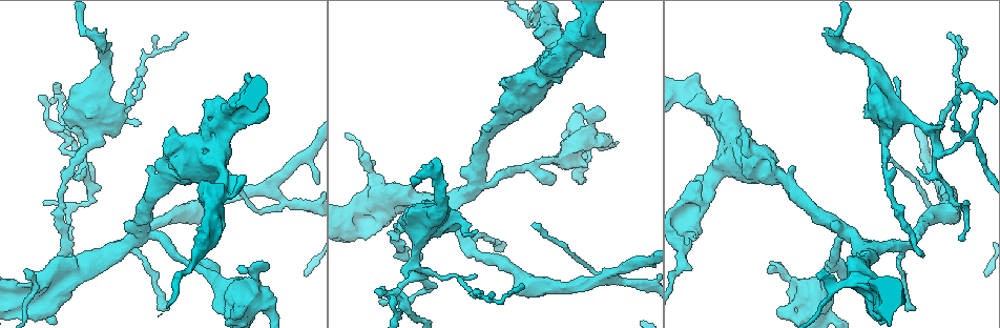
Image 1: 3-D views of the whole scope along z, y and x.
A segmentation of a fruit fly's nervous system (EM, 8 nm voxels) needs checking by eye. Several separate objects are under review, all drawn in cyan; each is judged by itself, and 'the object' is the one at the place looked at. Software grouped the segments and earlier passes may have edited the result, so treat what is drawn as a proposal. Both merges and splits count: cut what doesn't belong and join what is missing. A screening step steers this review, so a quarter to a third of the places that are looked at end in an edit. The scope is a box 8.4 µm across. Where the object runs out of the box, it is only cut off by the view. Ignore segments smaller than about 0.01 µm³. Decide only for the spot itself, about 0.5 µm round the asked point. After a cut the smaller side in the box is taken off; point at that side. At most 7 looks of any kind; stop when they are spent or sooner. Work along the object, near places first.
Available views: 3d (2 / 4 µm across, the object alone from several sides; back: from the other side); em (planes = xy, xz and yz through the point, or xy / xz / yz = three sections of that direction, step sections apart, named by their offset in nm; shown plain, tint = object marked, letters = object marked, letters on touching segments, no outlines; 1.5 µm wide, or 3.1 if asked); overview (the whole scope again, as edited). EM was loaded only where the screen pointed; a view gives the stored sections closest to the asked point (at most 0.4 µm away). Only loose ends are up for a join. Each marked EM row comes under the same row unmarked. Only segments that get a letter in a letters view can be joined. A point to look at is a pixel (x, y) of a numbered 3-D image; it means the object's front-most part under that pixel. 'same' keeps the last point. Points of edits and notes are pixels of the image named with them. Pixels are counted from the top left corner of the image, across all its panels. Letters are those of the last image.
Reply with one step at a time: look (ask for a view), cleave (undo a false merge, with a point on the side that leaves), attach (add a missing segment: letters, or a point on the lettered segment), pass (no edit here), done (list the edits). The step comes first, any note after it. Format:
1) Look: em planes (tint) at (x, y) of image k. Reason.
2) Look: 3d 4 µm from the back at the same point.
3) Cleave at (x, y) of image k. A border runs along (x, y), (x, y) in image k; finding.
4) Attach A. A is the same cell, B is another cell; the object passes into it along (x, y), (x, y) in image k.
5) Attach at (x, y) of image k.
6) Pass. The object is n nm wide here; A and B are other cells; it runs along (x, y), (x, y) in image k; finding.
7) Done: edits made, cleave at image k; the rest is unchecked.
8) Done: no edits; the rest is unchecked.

Look: em xz step 8 (tint) at (533, 227) of image 1. Long arm stops here.

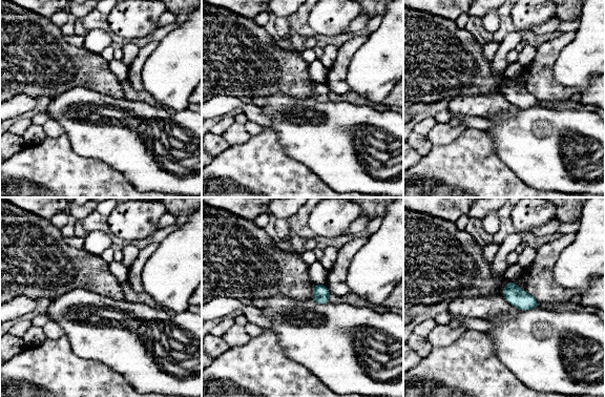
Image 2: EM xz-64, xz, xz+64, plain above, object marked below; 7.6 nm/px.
Look: em xz step 8 (letters) at the same point.

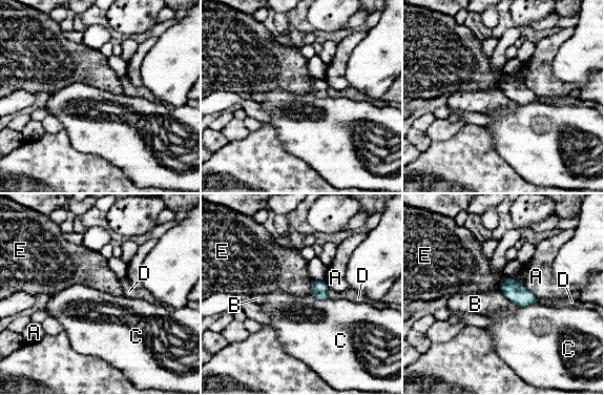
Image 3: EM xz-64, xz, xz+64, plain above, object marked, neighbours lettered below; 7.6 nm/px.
Pass. The object is 130 nm wide here; A, B, C, D and E are other cells; none of them fits.

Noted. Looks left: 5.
Look: em yz step 4 (tint) at (422, 253) of image 1. An open end.

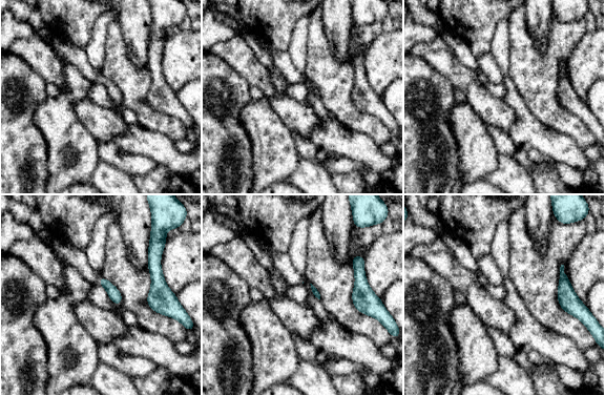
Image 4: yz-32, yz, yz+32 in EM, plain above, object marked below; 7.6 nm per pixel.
Look: em planes (letters) at the same point.

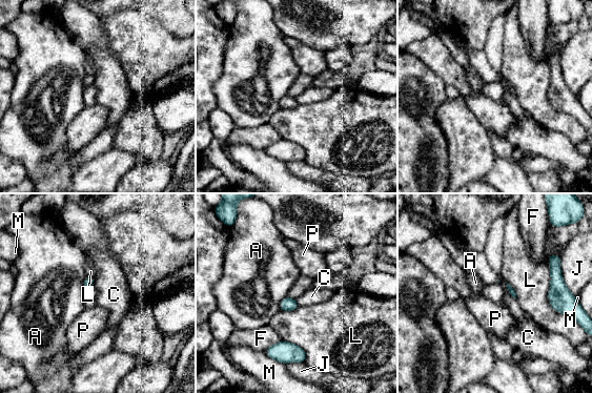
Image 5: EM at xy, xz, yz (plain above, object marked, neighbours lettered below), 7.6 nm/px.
Pass. A, C, F, J, L, M and P are other cells; a border runs along (505, 283), (508, 291), (515, 298) in image 5; none of them fits.

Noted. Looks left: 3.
Look: 3d 2 µm at (141, 78) of image 1. Tapers out.

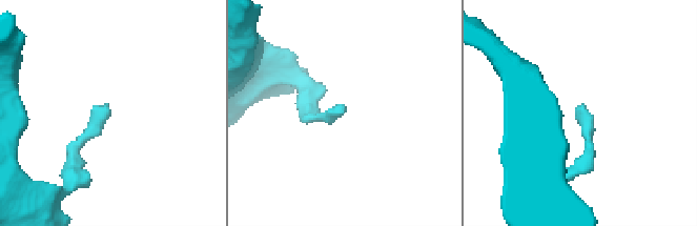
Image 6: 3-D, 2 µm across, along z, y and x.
Look: em planes (letters) at (106, 116) of image 6.

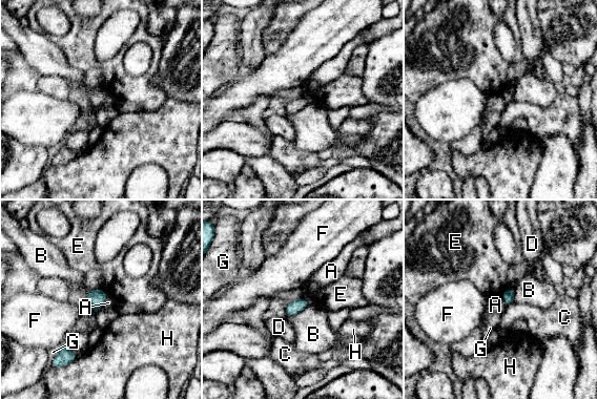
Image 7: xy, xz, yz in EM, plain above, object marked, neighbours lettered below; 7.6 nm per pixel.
Pass. A, B, C, D, E, F, G and H are other cells; a border runs along (514, 301), (507, 306) in image 7; no lettered segment goes on from it.

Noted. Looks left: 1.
Done: no edits; the rest is unchecked.

